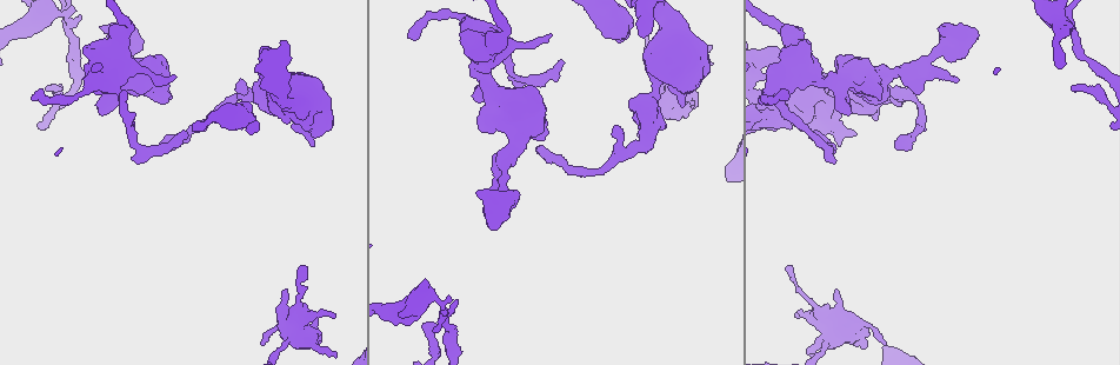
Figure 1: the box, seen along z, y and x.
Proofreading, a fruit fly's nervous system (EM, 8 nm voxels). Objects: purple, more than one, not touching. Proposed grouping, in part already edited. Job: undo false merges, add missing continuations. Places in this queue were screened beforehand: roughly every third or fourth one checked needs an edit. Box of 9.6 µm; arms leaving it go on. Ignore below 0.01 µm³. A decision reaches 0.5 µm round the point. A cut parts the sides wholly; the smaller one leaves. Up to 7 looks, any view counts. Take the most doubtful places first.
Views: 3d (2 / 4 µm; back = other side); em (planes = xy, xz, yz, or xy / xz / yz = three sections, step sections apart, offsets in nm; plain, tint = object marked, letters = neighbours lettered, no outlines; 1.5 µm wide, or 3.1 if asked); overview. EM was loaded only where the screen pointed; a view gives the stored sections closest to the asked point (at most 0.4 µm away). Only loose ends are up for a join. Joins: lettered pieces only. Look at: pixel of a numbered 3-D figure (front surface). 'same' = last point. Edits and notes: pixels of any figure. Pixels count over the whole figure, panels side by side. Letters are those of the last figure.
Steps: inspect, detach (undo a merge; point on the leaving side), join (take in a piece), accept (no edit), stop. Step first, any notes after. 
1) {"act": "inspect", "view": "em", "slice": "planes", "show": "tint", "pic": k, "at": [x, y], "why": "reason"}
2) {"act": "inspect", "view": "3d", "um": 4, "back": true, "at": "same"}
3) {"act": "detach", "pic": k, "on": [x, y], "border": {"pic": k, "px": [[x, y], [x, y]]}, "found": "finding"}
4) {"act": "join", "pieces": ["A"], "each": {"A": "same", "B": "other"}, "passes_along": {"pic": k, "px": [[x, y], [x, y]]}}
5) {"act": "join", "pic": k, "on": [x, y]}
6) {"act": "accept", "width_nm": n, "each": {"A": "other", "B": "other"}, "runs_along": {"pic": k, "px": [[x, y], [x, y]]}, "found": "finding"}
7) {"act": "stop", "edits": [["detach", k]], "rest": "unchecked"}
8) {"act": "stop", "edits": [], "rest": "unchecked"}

{"act": "inspect", "view": "3d", "um": 4, "pic": 1, "at": [334, 314], "why": "free end"}

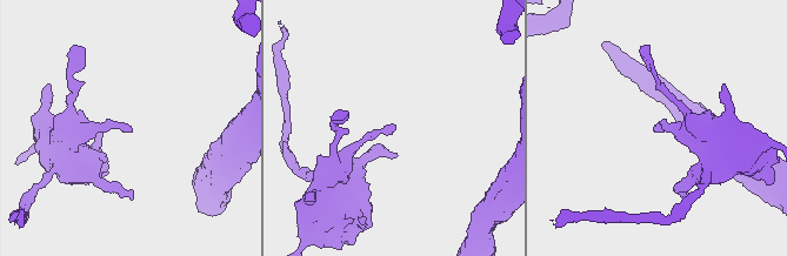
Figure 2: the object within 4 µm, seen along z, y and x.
{"act": "inspect", "view": "em", "slice": "yz", "step": 8, "show": "letters", "pic": 2, "at": [391, 124], "why": "need the tissue"}

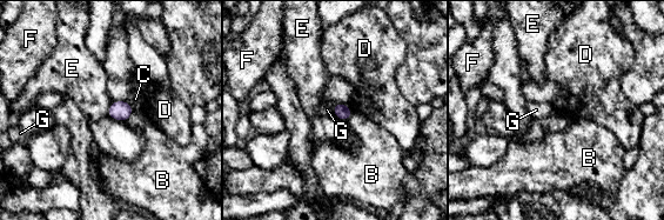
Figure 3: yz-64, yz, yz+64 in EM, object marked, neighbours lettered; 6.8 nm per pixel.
{"act": "inspect", "view": "em", "slice": "planes", "show": "letters", "at": "same"}

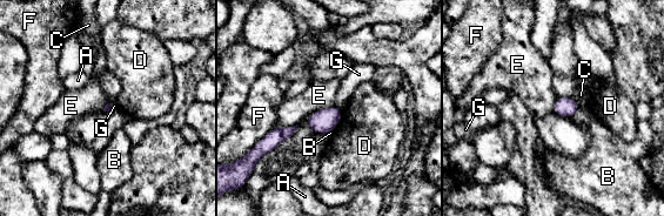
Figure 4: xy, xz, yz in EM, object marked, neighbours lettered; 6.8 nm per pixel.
{"act": "accept", "each": {"A": "other", "B": "other", "C": "other", "D": "other", "E": "other", "F": "other", "G": "other"}, "border": {"pic": 4, "px": [[334, 105], [313, 112], [307, 116]]}, "found": "none of them fits"}

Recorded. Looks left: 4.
{"act": "inspect", "view": "3d", "um": 4, "pic": 1, "at": [536, 148], "why": "free end"}

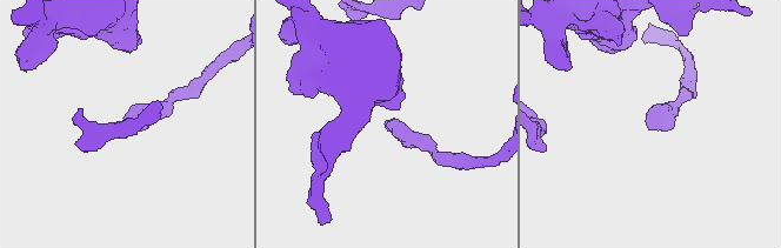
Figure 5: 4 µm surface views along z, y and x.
{"act": "inspect", "view": "em", "slice": "planes", "show": "tint", "pic": 5, "at": [385, 123], "why": "shape alone is not enough"}

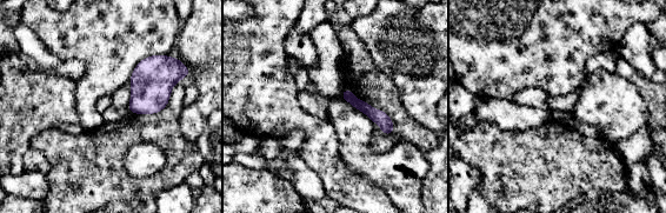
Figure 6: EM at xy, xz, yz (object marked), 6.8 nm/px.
{"act": "inspect", "view": "em", "slice": "planes", "show": "letters", "at": "same"}

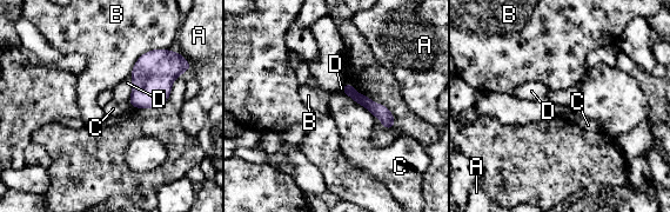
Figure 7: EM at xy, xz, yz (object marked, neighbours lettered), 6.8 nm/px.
{"act": "accept", "each": {"A": "other", "B": "other", "C": "other", "D": "other"}, "runs_along": {"pic": 7, "px": [[346, 87], [375, 108], [390, 125]]}, "found": "none of them fits"}

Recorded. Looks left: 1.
{"act": "stop", "edits": [], "rest": "unchecked"}

